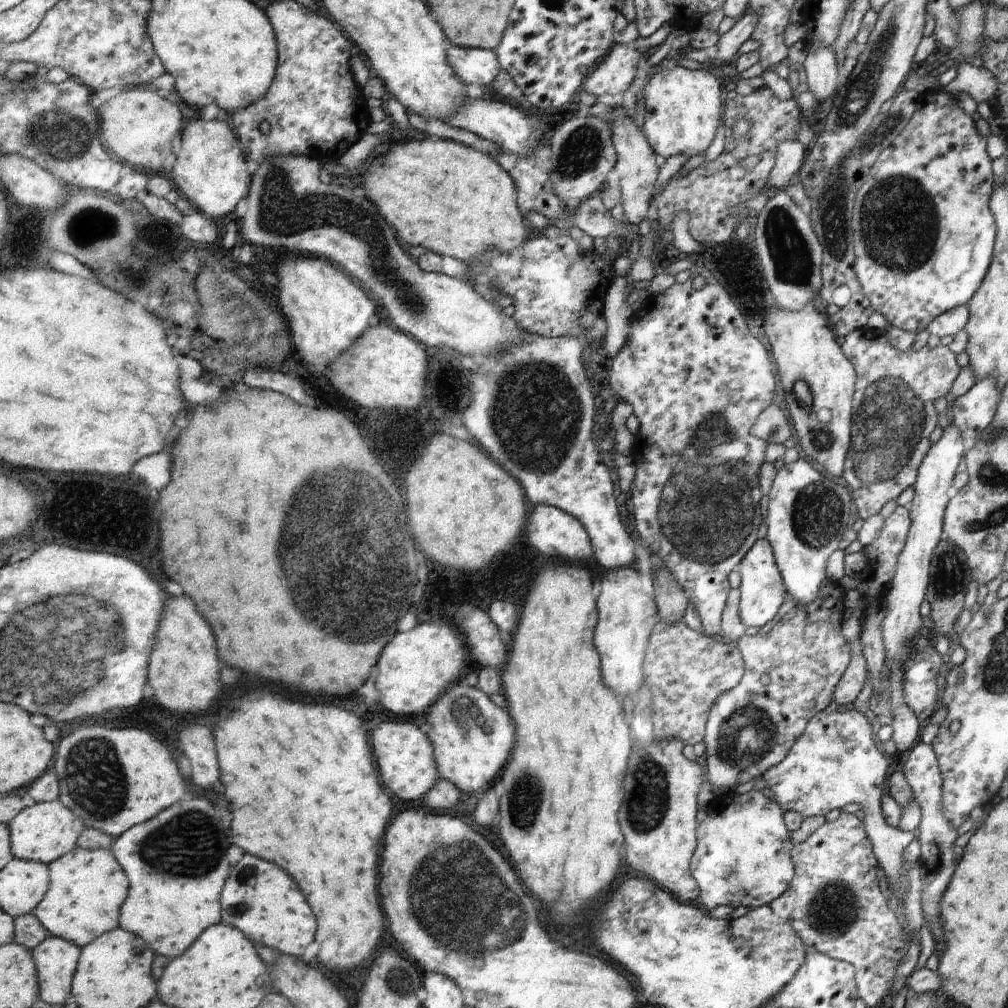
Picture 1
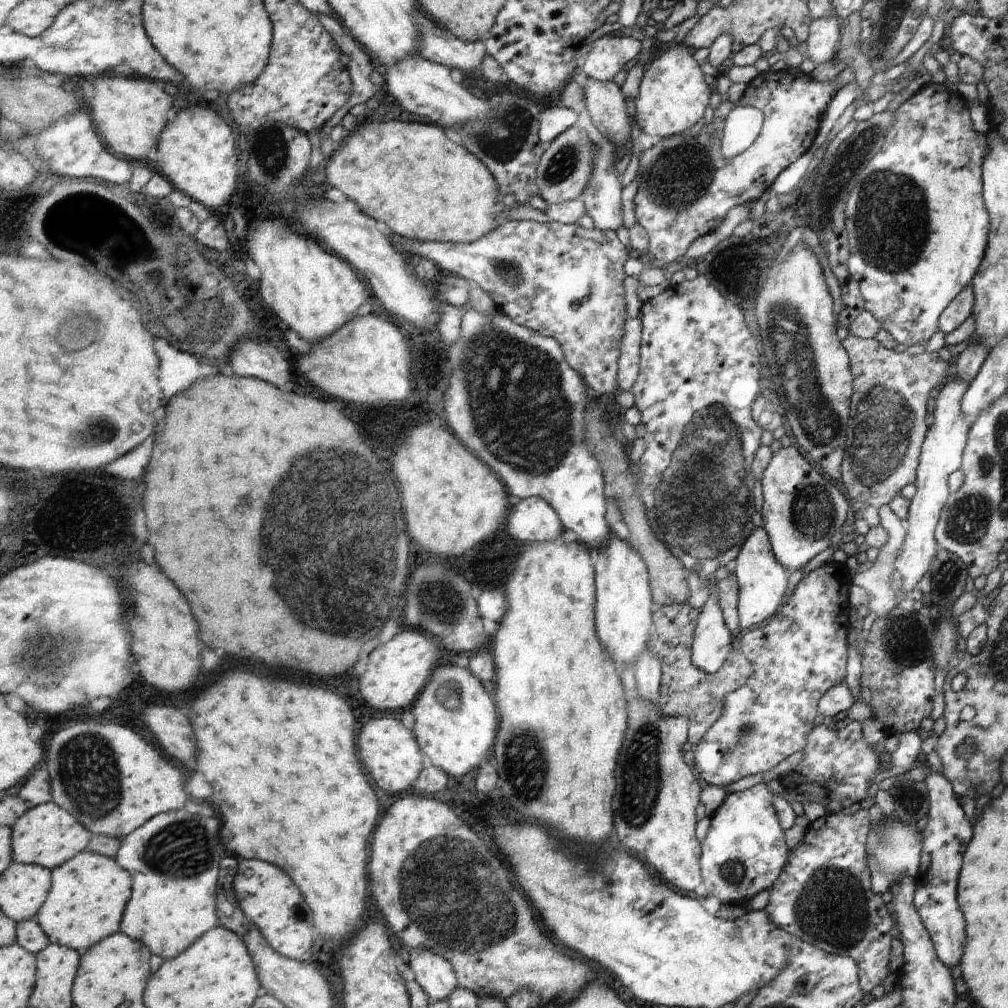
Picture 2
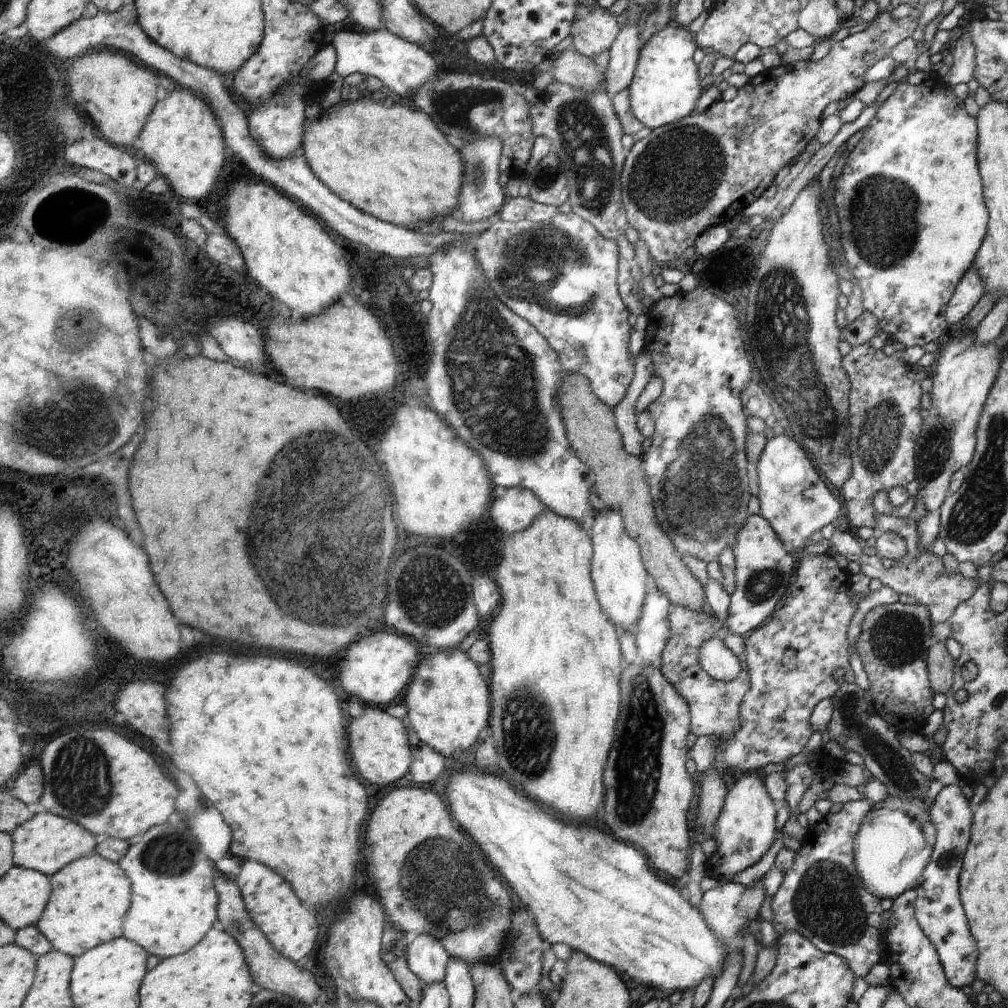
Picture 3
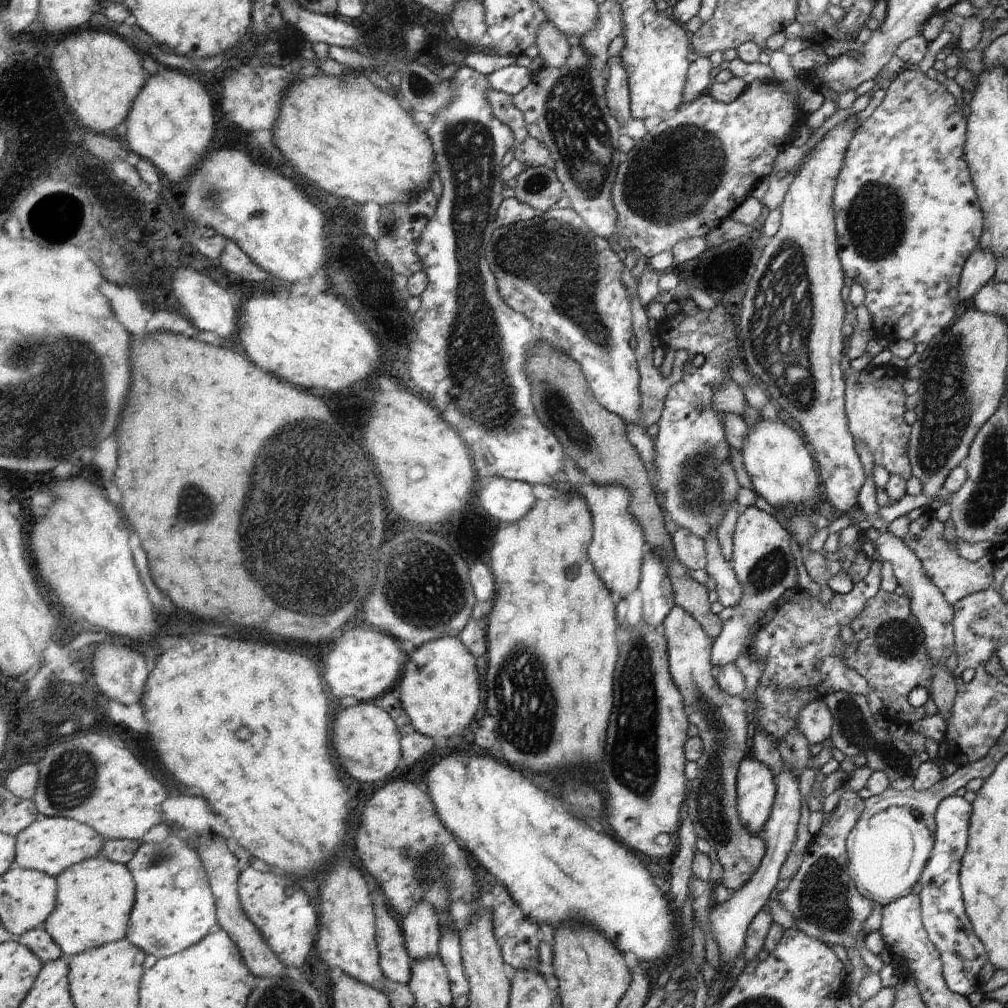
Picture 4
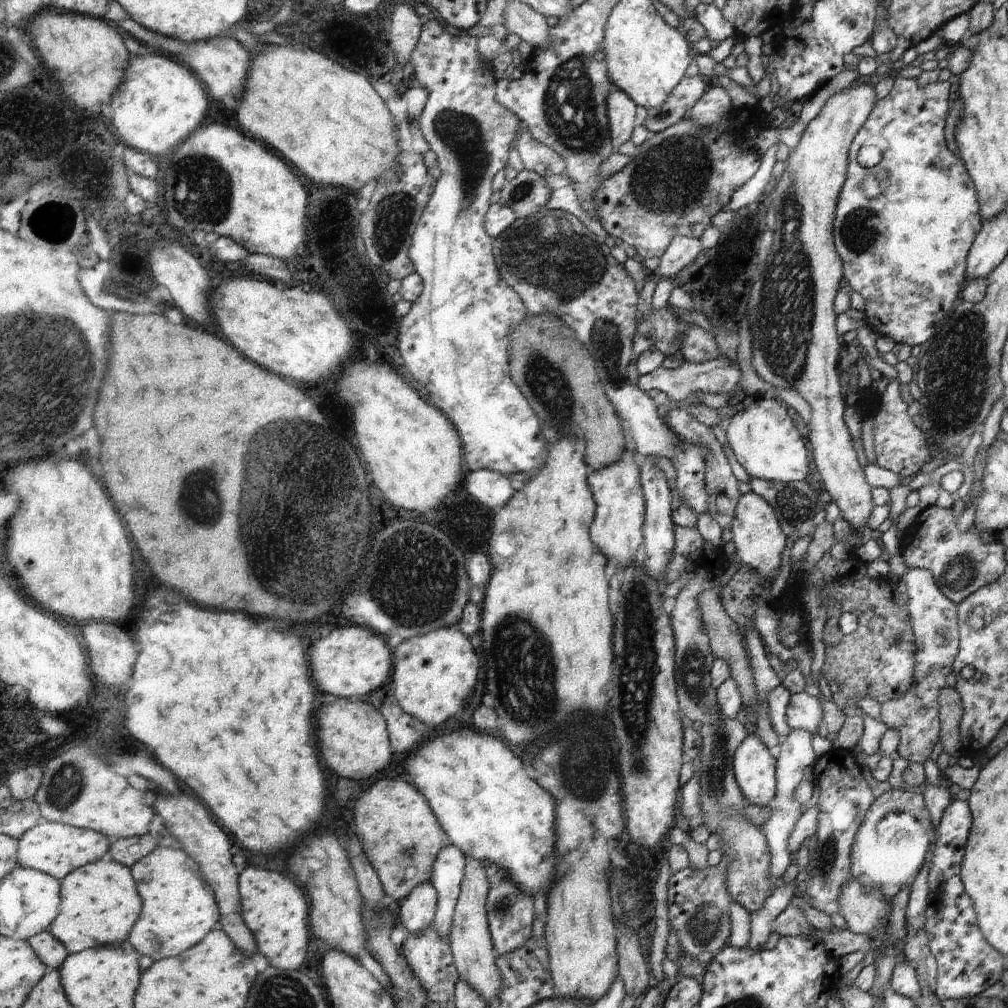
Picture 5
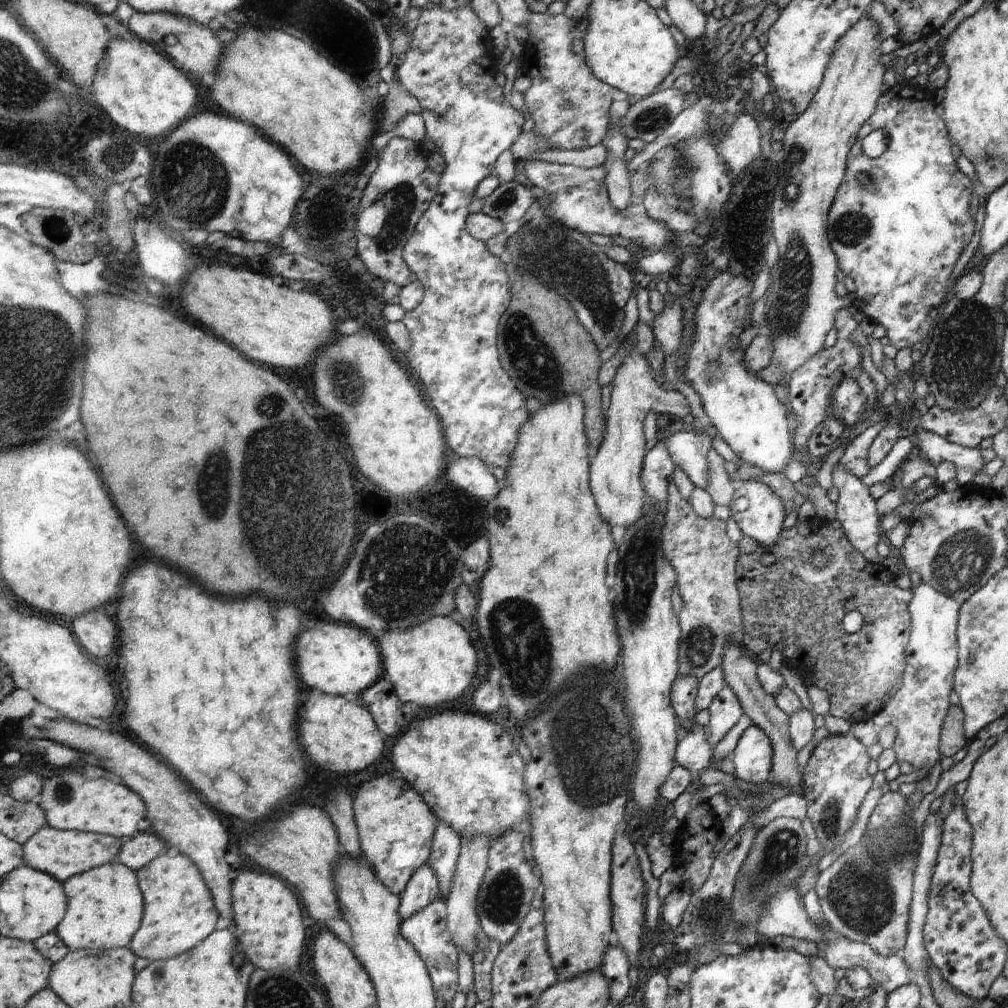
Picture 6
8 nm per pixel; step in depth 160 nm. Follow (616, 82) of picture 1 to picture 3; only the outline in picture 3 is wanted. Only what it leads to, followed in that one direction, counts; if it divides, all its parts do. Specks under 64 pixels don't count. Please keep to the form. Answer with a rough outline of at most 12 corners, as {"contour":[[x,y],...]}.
{"contour":[[582,6],[573,34],[580,54],[614,50],[621,23],[602,6]]}

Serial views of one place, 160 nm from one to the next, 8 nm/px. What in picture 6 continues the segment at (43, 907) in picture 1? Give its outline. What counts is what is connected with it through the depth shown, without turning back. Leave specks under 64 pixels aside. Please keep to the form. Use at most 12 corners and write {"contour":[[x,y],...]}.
{"contour":[[120,860],[65,882],[72,951],[130,947],[145,920]]}

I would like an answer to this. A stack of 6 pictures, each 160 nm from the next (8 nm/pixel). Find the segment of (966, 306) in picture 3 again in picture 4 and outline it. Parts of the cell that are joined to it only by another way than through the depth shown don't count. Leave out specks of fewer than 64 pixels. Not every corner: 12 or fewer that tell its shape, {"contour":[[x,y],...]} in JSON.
{"contour":[[978,245],[965,260],[959,302],[988,284],[997,267],[990,249]]}

